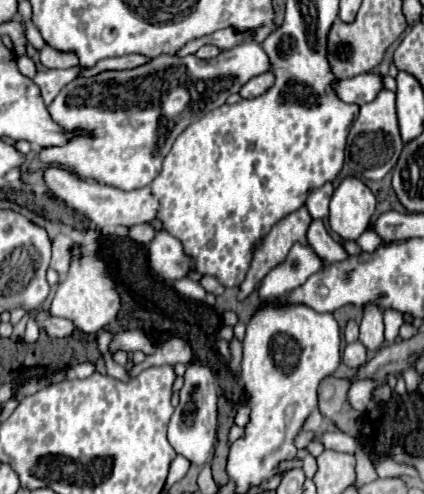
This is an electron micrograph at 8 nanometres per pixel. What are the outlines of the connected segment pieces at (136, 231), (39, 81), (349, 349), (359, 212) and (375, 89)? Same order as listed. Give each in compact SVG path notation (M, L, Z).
M138 224L130 228L130 238L140 242L140 244L150 244L156 236L156 230L150 224Z
M80 66L68 68L68 70L44 70L44 72L36 72L36 76L32 80L40 88L40 94L42 94L42 100L44 100L46 106L56 98L60 88L64 88L68 82L72 82L76 78L78 70L80 70Z
M352 342L352 344L346 344L344 352L342 352L342 362L356 370L360 364L366 362L366 348L360 344L360 342Z
M346 176L332 194L330 228L344 240L356 240L370 224L376 198L356 176Z
M360 74L354 78L336 80L332 84L336 96L348 104L366 104L376 98L376 94L382 90L382 80L378 74Z

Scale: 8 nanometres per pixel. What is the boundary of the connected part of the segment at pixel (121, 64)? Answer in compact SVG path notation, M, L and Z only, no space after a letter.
M128 54L128 56L120 56L120 58L108 58L108 60L100 60L96 66L92 68L82 68L80 76L96 76L100 72L108 72L108 70L132 70L138 68L142 64L148 64L148 56L142 54Z

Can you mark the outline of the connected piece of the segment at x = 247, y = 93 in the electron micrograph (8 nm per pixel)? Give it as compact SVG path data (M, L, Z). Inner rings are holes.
M264 72L264 74L252 78L248 84L244 84L244 88L240 90L240 96L242 98L262 96L268 88L272 88L272 84L274 84L274 74L272 72Z

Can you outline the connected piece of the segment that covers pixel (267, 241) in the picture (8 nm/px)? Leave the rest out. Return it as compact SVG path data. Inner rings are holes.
M302 206L270 228L270 232L254 248L252 264L246 274L246 280L240 286L238 300L244 300L260 284L260 280L268 274L268 270L284 260L294 242L306 244L306 228L310 222L312 218L308 210Z

